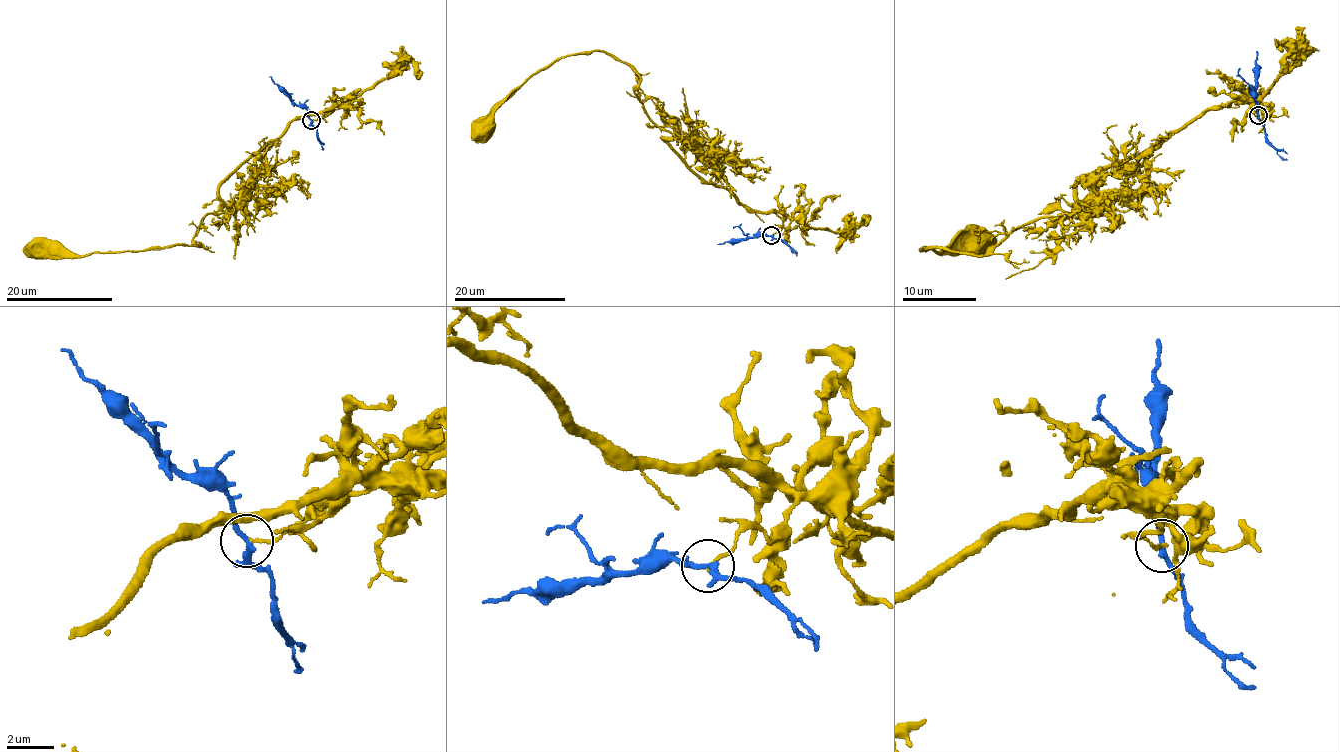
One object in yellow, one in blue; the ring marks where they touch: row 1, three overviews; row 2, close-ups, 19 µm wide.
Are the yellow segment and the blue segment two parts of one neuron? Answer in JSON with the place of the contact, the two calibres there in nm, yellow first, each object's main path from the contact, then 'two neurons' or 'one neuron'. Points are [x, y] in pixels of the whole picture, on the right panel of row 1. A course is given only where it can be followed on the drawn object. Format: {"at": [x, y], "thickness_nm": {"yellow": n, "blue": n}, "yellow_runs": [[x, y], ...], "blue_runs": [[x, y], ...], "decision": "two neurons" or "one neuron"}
{"at": [1258, 115], "thickness_nm": {"yellow": 130, "blue": 220}, "yellow_runs": [[1258, 116], [1245, 98], [1204, 110], [1159, 137], [1116, 190], [1020, 226], [984, 255], [918, 250], [973, 239]], "blue_runs": [[1258, 116], [1252, 68], [1257, 50]], "decision": "two neurons"}

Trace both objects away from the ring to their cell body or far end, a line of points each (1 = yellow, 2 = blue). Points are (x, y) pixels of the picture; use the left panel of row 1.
1: (311, 120), (336, 106), (289, 120), (252, 186), (206, 215), (192, 237), (200, 246), (74, 255), (37, 248)
2: (311, 120), (305, 108), (296, 104), (268, 76)

